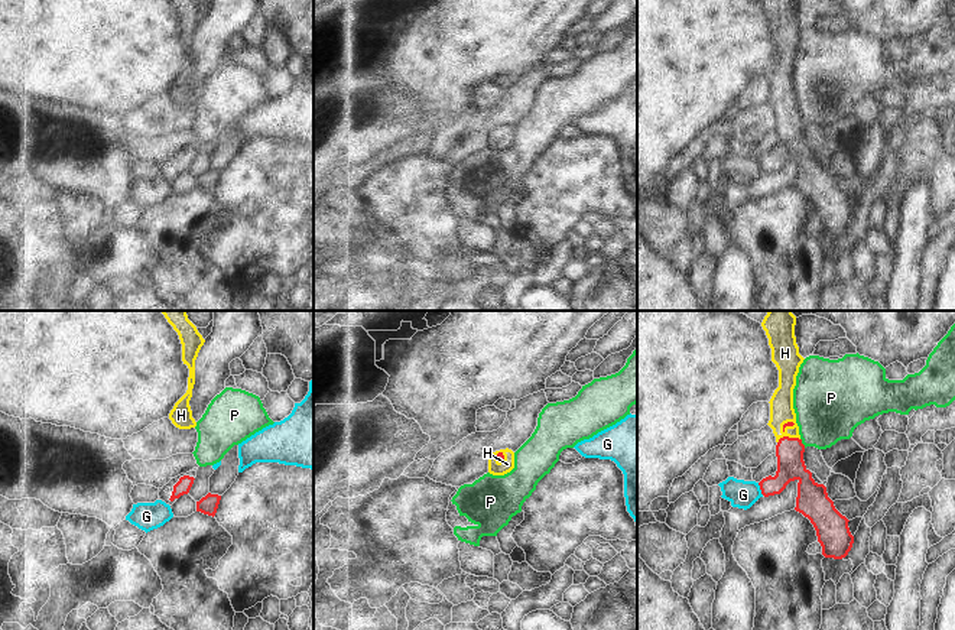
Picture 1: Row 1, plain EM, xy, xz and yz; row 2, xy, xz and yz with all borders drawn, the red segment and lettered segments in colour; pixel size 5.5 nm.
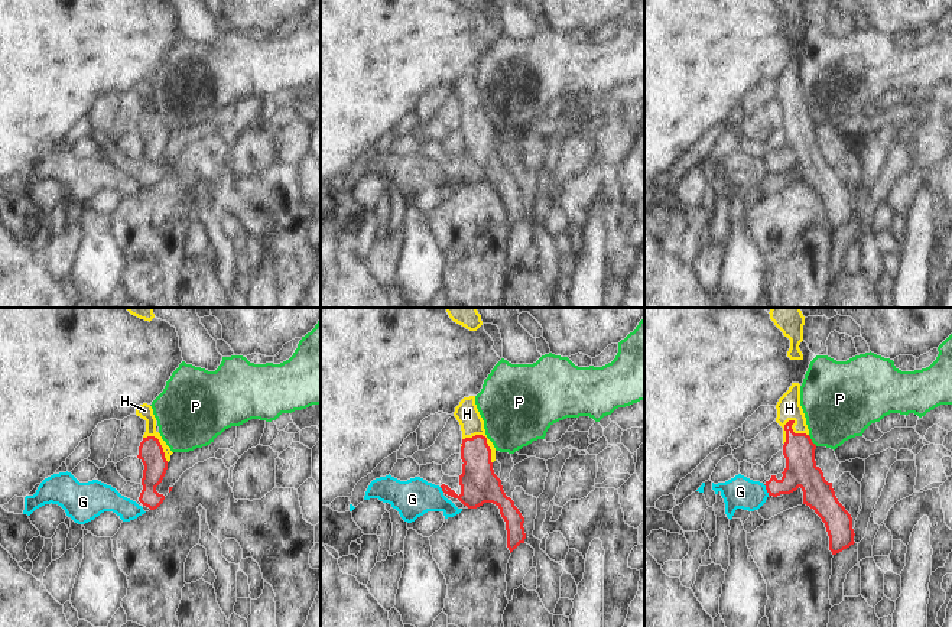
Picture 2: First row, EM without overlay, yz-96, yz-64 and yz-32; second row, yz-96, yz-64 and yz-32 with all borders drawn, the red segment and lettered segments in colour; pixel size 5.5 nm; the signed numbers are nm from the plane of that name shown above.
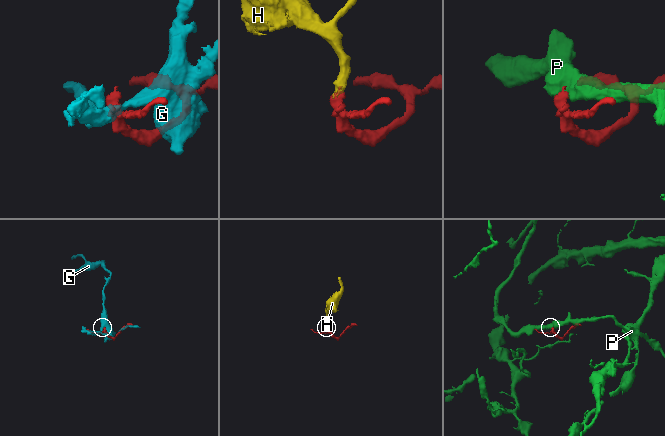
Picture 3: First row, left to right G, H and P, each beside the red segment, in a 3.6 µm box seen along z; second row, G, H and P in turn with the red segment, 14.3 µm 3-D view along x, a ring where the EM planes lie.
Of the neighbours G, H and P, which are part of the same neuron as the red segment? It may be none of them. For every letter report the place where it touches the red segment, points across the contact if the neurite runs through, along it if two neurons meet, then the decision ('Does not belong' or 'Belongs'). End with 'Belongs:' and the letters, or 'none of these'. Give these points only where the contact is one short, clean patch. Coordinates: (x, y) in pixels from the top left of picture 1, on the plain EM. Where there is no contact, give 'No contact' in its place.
G: Touches red at yz (760, 165). Boundary: yz (757, 159), (763, 171). Does not belong
H: Touches red at yz (788, 113). Path across: yz (789, 127), (788, 113), (782, 107), (782, 87). Belongs
P: Touches red at yz (801, 119). Boundary: yz (801, 114), (805, 123). Does not belong
Belongs: H.

